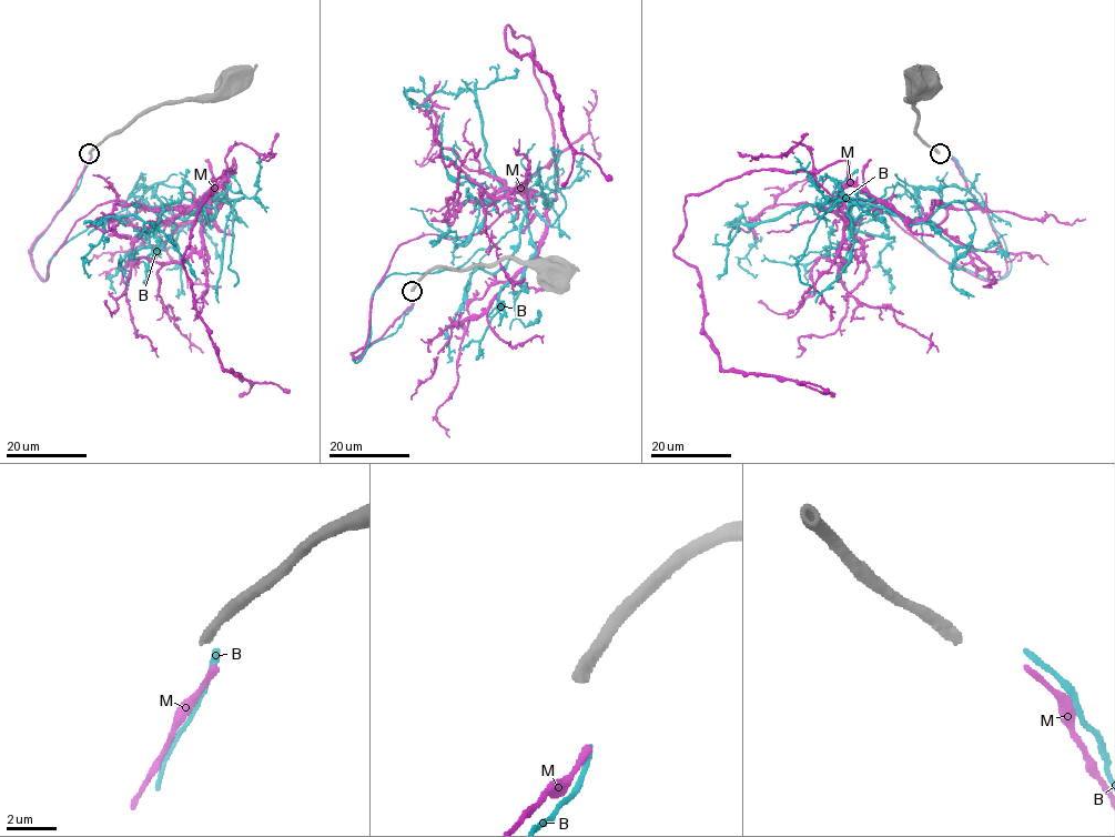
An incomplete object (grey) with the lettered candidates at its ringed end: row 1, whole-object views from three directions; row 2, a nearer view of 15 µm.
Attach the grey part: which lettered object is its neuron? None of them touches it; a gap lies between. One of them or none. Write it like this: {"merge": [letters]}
{"merge": []}

